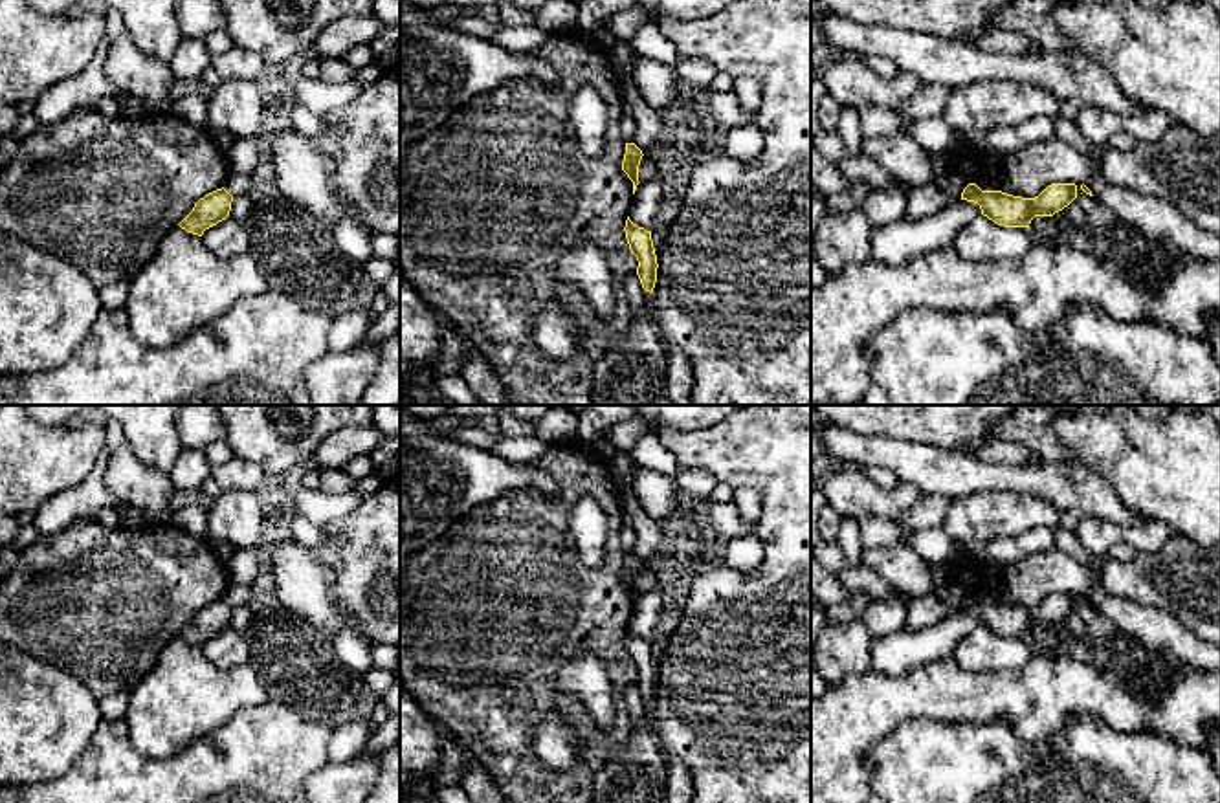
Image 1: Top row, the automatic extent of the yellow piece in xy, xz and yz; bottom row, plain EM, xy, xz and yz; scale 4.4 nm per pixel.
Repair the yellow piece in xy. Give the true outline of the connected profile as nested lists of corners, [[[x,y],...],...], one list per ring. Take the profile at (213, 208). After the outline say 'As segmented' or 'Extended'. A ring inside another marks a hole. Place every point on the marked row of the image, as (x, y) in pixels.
[[[222,187],[200,198],[193,211],[178,224],[187,233],[202,236],[205,229],[226,220],[233,196]]]. As segmented

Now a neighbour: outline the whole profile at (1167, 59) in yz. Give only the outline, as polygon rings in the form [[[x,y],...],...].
[[[1053,0],[1053,18],[1057,28],[1068,37],[1070,46],[1068,51],[1075,51],[1086,55],[1099,62],[1115,84],[1121,88],[1136,103],[1141,103],[1147,110],[1159,110],[1167,116],[1174,117],[1181,126],[1187,126],[1203,136],[1220,134],[1220,15],[1205,4],[1187,2],[1187,0],[1172,0],[1165,9],[1150,9],[1137,0]]]

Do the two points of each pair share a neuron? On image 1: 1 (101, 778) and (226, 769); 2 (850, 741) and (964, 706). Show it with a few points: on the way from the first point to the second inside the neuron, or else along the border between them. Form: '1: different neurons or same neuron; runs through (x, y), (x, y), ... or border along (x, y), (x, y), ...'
1: same neuron; runs through (133, 778), (195, 778)
2: same neuron; runs through (877, 714), (887, 704), (936, 704)

